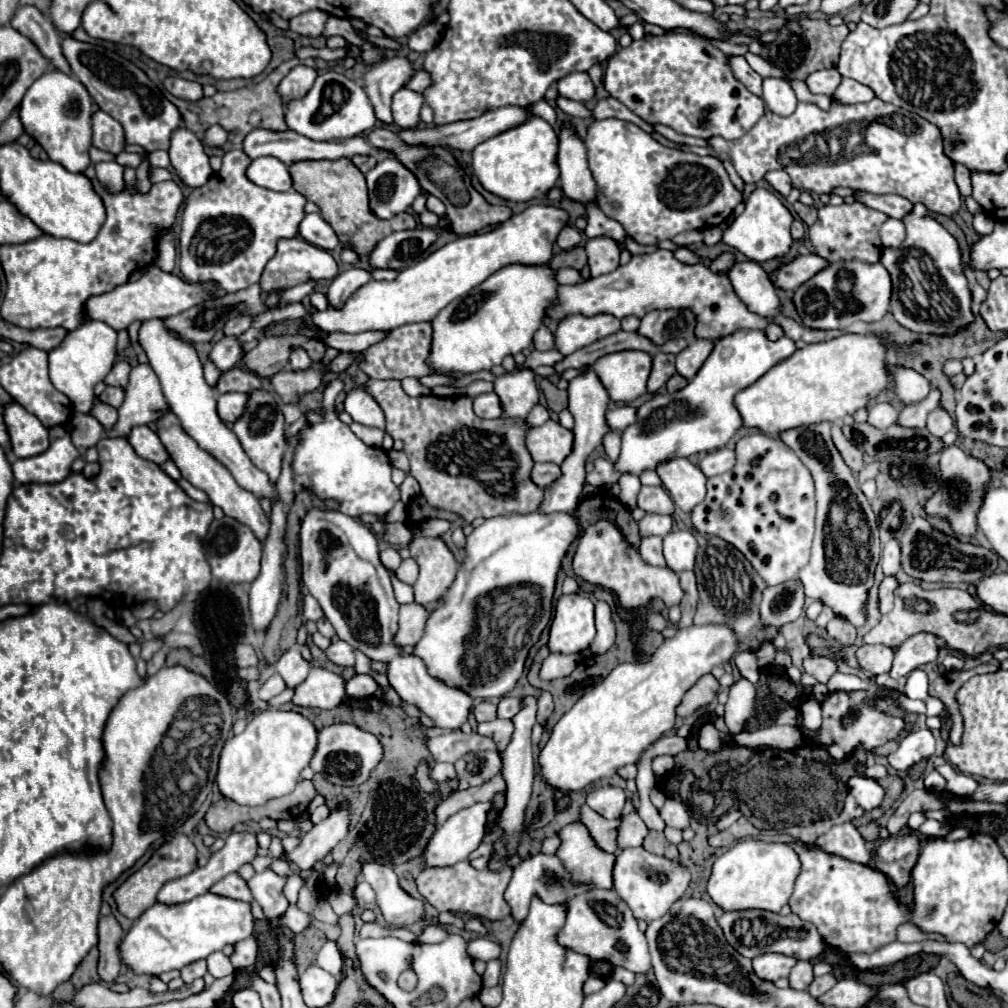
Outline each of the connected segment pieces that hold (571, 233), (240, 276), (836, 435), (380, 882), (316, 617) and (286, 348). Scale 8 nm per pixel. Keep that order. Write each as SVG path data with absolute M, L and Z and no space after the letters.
M566 225L560 233L558 233L558 247L560 249L572 249L580 243L580 231L574 225Z
M230 149L222 157L222 169L218 171L220 179L210 179L206 185L192 189L192 193L184 199L182 207L182 221L180 221L180 269L186 281L208 281L214 279L220 283L220 289L226 293L234 293L246 289L248 285L260 281L264 265L274 257L276 243L280 239L292 239L298 235L298 225L304 219L304 205L306 197L298 191L276 193L264 187L254 185L246 177L246 169L252 159L244 153L244 149Z
M832 423L832 439L834 439L834 445L838 447L838 451L842 453L846 465L852 469L852 471L860 471L864 467L864 461L862 461L862 451L856 449L842 433L842 427L838 423Z
M366 863L362 869L362 879L374 889L380 913L390 927L408 927L426 917L422 901L414 899L400 887L398 877L390 867Z
M304 595L304 617L310 619L310 621L320 621L324 617L318 601L312 597L312 595Z
M280 335L280 337L264 337L250 353L244 357L244 369L260 375L272 377L282 371L294 347L302 347L312 361L320 361L326 351L326 343L320 339L310 339L306 335Z

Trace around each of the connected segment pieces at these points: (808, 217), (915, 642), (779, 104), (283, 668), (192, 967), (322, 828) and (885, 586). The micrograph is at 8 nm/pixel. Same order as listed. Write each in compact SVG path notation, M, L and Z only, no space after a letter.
M796 201L796 203L794 203L794 211L800 215L800 219L802 219L808 227L816 223L816 207L812 207L812 205L804 205L804 203Z
M916 633L898 647L890 675L894 679L906 677L912 669L936 663L936 659L938 659L936 637L932 633Z
M764 79L762 99L764 99L766 109L780 117L792 115L796 109L796 103L798 103L790 83L784 79Z
M290 647L276 663L276 671L282 675L282 679L286 681L288 687L296 687L300 685L310 671L310 663L304 661L304 657L300 655L298 647Z
M196 961L196 963L190 963L182 969L182 979L186 985L190 985L194 979L204 977L204 975L206 975L206 961Z
M334 809L328 819L314 825L310 833L302 837L296 849L288 855L302 871L314 869L318 861L322 861L338 841L342 841L348 833L348 813L346 809Z
M888 577L882 581L880 585L880 611L888 613L894 605L894 589L898 587L898 579L896 577Z

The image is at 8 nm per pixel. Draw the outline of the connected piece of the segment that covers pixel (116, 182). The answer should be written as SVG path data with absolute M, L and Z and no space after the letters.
M96 163L96 179L110 193L124 191L124 167L118 163Z

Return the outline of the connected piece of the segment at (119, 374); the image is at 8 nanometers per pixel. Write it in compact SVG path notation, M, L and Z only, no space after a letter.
M116 361L114 367L110 369L110 373L104 377L104 383L114 385L114 387L126 387L128 385L128 373L130 373L130 365L126 361Z

